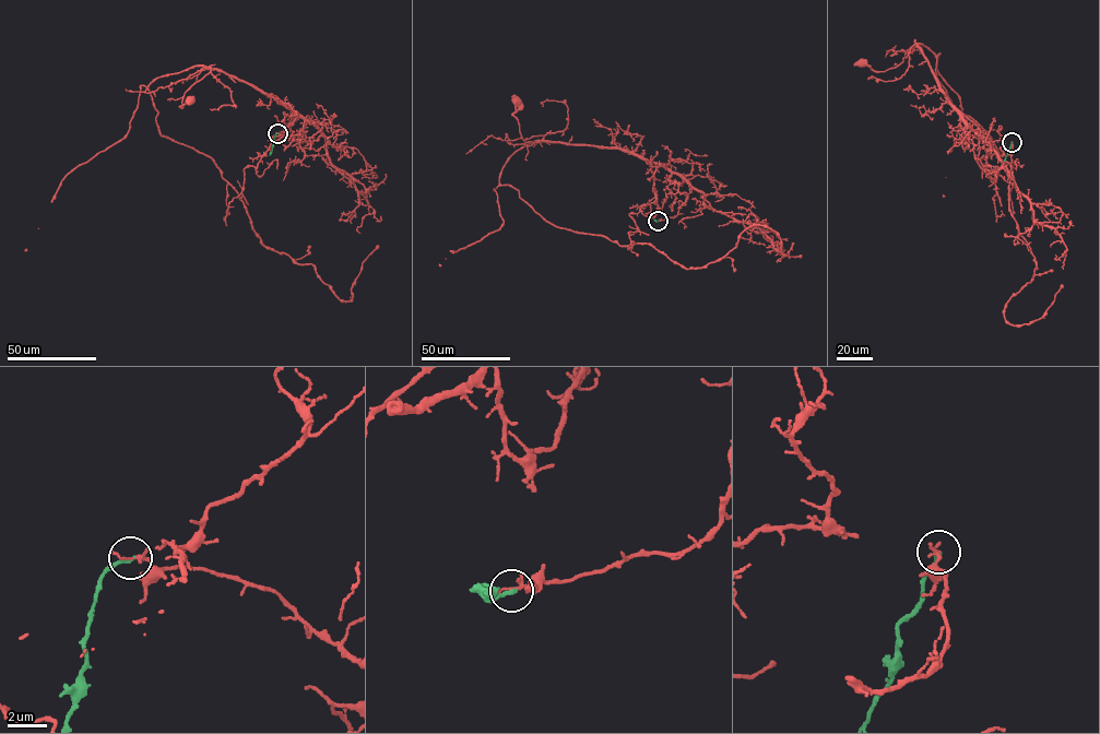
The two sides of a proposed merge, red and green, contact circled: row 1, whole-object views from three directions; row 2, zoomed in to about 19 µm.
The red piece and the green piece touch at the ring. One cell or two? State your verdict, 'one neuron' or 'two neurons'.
two neurons

